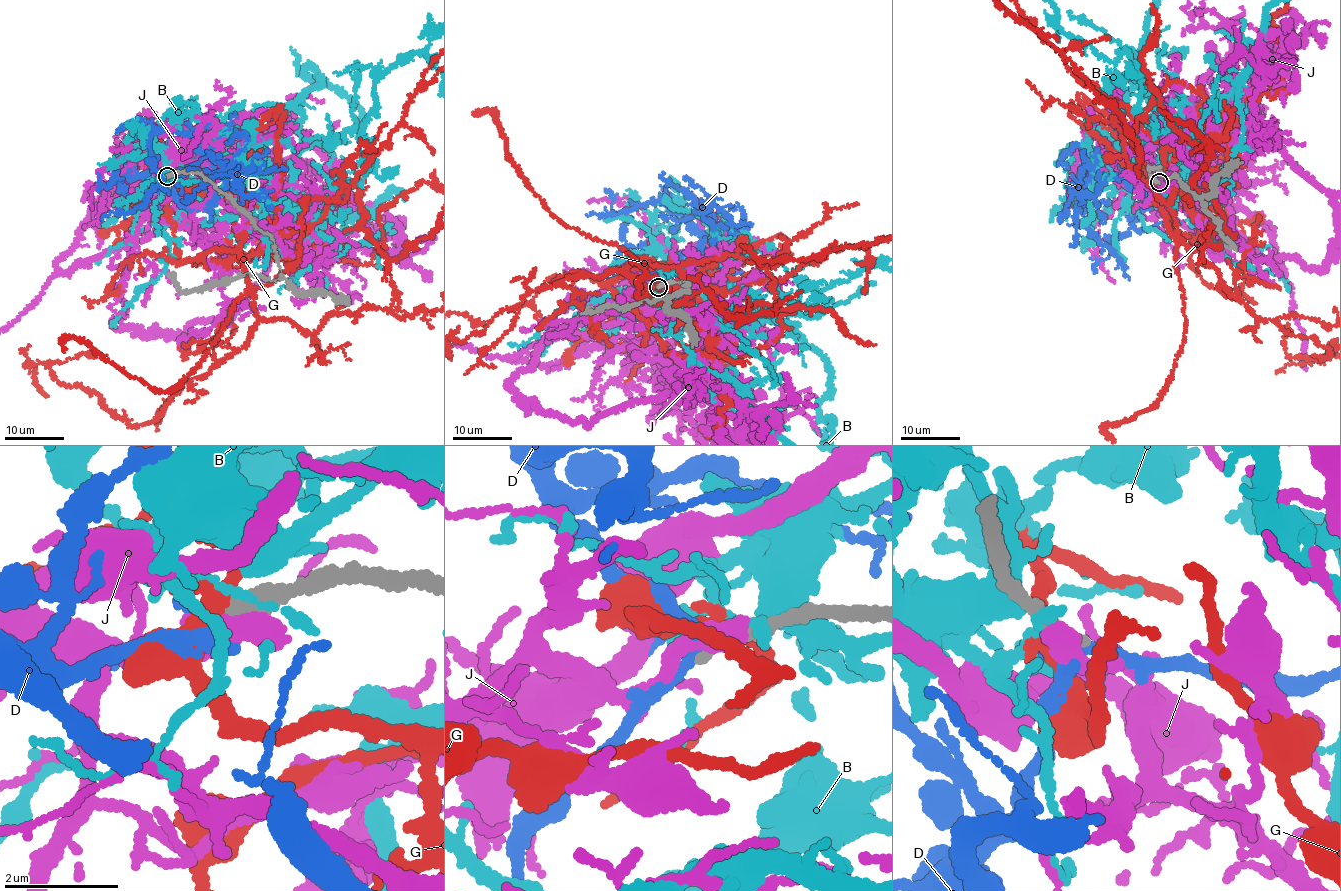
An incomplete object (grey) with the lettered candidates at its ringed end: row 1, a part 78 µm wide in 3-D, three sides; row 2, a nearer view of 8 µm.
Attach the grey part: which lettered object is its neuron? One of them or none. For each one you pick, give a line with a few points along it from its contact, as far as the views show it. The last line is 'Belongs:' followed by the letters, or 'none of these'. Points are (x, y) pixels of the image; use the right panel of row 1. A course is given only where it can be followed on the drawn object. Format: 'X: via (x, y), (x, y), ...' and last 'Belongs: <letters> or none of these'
Belongs: none of these

